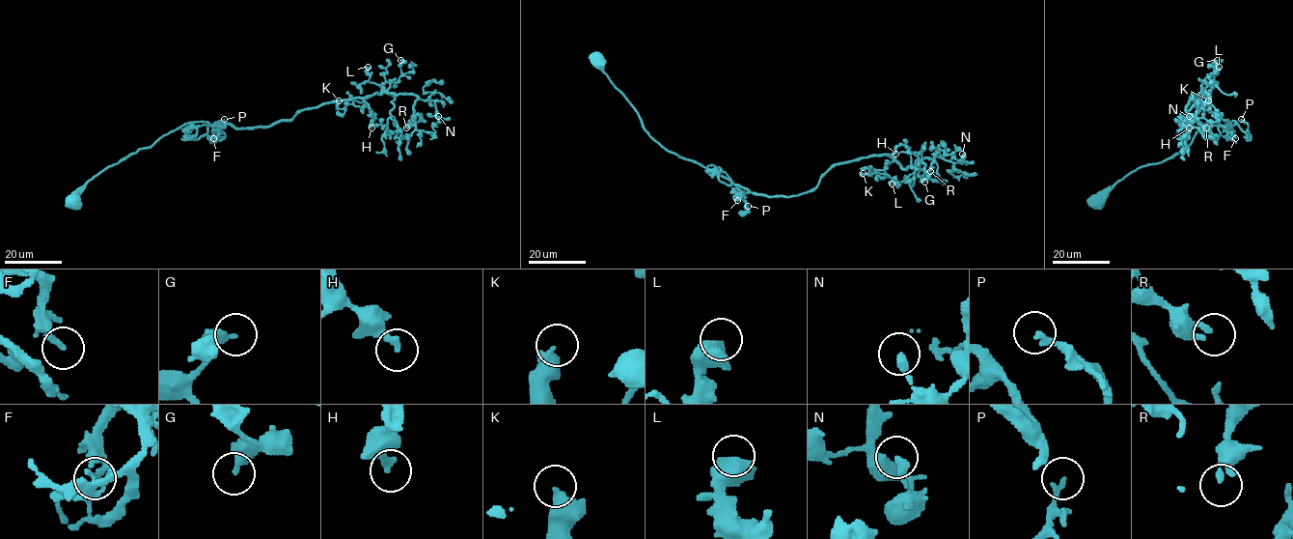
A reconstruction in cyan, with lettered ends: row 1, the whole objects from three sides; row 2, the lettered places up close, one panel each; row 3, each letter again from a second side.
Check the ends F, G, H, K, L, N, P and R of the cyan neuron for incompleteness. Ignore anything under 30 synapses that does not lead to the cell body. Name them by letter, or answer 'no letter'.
no letter

